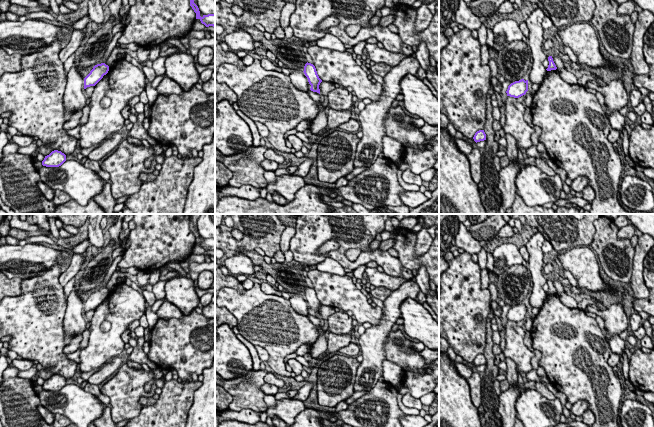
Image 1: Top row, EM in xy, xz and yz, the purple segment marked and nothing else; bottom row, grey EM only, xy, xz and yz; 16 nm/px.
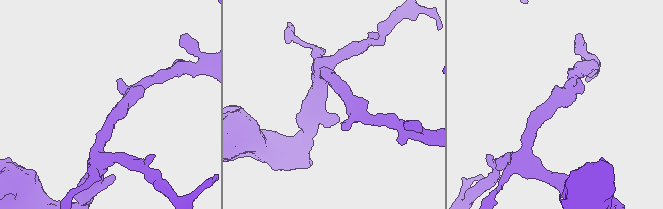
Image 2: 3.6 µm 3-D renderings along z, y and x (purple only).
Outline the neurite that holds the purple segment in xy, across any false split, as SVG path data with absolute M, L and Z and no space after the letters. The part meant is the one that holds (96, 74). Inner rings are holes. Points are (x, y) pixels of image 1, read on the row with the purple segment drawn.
M105 63L95 65L90 73L84 78L84 89L95 86L108 71L109 66Z

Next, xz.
M307 62L304 66L303 72L307 77L309 84L311 85L310 90L320 94L319 85L322 80L319 78L315 66Z

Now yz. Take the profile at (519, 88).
M521 79L519 81L515 81L508 86L506 91L507 96L519 98L526 94L528 91L528 80Z

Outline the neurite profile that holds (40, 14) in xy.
M38 11L38 12L32 12L29 14L26 14L24 16L20 16L18 21L24 22L25 20L34 20L34 19L49 19L51 21L58 21L55 18L55 15L53 15L51 12L45 12L45 11Z

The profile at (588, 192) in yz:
M586 186L583 191L583 199L586 201L592 202L595 199L595 191L591 186Z

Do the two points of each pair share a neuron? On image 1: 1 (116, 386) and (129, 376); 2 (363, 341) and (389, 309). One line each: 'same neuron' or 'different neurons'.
1: same neuron
2: same neuron

